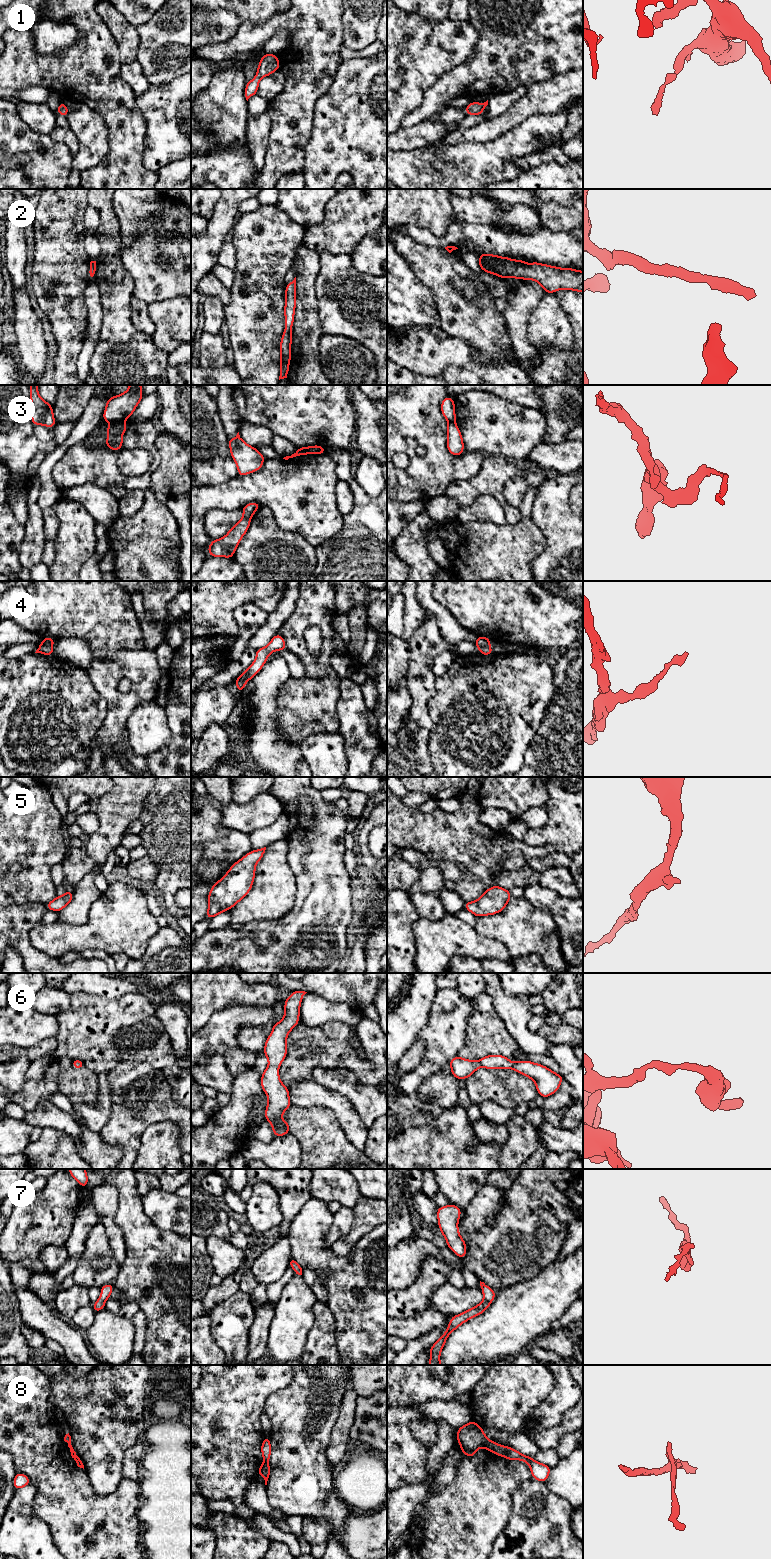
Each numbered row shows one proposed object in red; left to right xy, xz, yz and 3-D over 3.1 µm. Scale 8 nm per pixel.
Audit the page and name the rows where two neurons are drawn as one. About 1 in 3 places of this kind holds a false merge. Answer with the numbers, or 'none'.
3, 8

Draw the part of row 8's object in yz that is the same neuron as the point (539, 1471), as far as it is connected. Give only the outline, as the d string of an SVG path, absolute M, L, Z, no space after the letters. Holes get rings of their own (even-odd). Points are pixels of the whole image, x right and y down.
M487 1440L484 1447L498 1456L506 1457L508 1460L518 1459L520 1461L527 1462L531 1469L531 1475L534 1479L541 1482L547 1481L551 1470L548 1465L539 1463L533 1460L531 1456L525 1456L511 1447L499 1445L492 1440Z

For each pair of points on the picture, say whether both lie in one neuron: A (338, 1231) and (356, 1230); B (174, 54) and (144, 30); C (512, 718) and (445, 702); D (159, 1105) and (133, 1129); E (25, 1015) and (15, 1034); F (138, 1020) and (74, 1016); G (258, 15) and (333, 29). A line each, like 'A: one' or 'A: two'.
A: two
B: one
C: one
D: one
E: one
F: one
G: two

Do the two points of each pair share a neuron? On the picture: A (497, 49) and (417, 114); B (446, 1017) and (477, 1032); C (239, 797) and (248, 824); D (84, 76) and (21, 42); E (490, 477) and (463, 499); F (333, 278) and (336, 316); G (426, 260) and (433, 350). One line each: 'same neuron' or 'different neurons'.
A: same neuron
B: different neurons
C: different neurons
D: same neuron
E: same neuron
F: same neuron
G: different neurons

